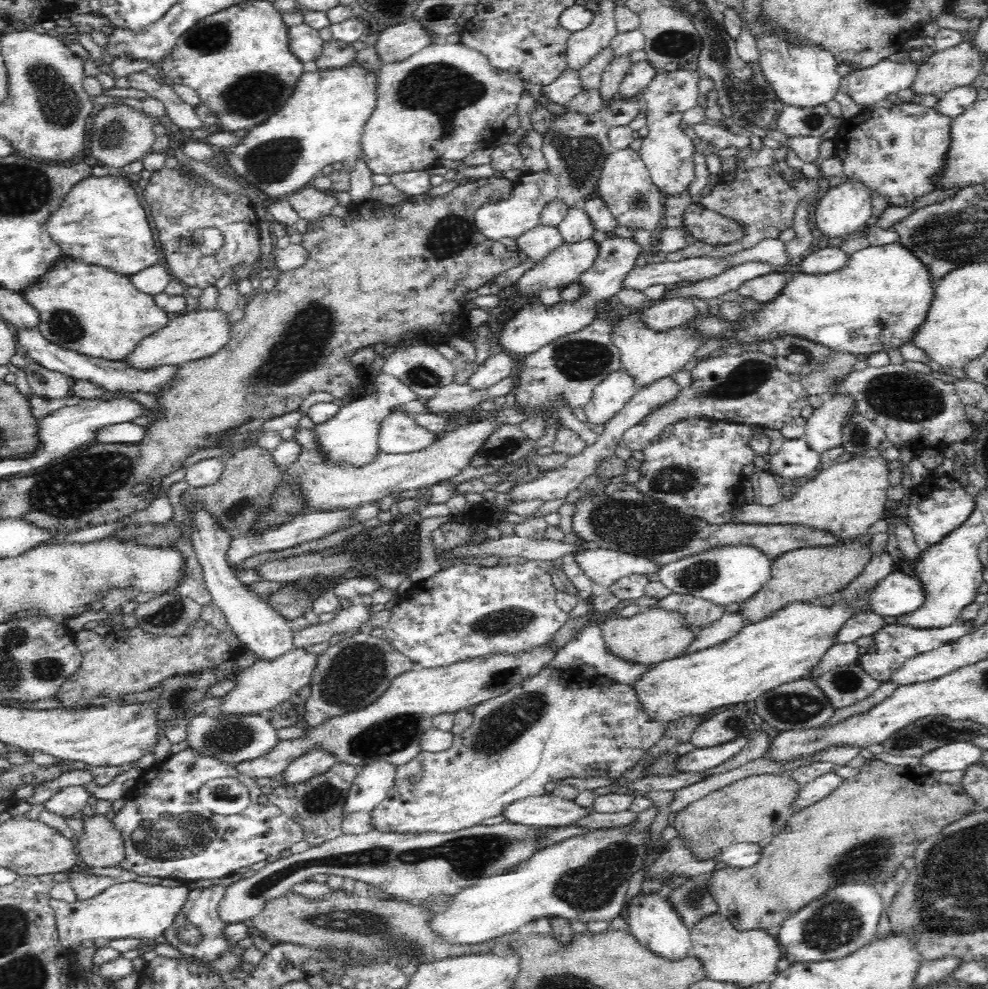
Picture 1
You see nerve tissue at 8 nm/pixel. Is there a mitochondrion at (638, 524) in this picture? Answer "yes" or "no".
yes

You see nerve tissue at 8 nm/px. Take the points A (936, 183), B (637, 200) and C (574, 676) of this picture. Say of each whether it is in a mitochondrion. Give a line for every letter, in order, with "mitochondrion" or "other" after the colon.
A: other
B: mitochondrion
C: other

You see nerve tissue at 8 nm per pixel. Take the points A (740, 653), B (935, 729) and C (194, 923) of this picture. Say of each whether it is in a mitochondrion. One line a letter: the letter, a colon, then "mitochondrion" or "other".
A: other
B: mitochondrion
C: other

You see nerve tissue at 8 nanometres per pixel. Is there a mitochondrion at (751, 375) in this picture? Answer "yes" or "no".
yes

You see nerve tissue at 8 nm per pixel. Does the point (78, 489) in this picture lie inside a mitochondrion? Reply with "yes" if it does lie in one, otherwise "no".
yes

